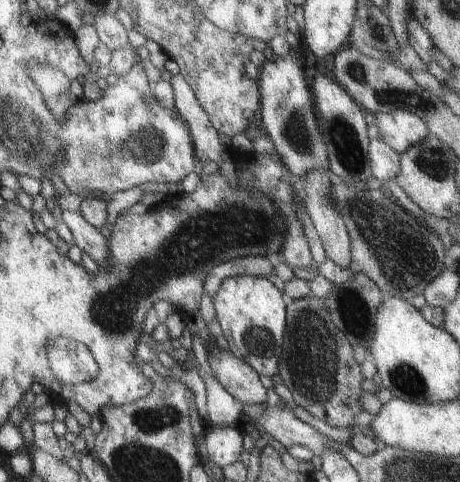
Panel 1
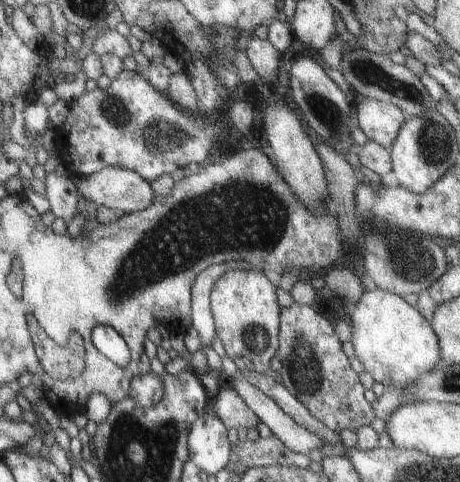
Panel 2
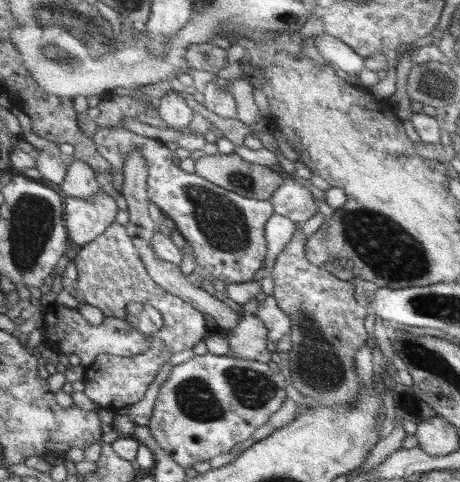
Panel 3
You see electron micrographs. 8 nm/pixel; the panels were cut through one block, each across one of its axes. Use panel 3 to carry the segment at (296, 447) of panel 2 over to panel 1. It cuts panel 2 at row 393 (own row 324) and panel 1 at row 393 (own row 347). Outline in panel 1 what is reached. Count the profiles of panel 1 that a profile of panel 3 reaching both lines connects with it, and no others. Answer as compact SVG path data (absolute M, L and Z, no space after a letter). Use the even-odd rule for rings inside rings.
M211 352L209 366L217 378L217 384L229 392L233 400L241 406L261 406L267 404L267 392L259 382L259 376L245 366L241 360L233 358L229 352Z

